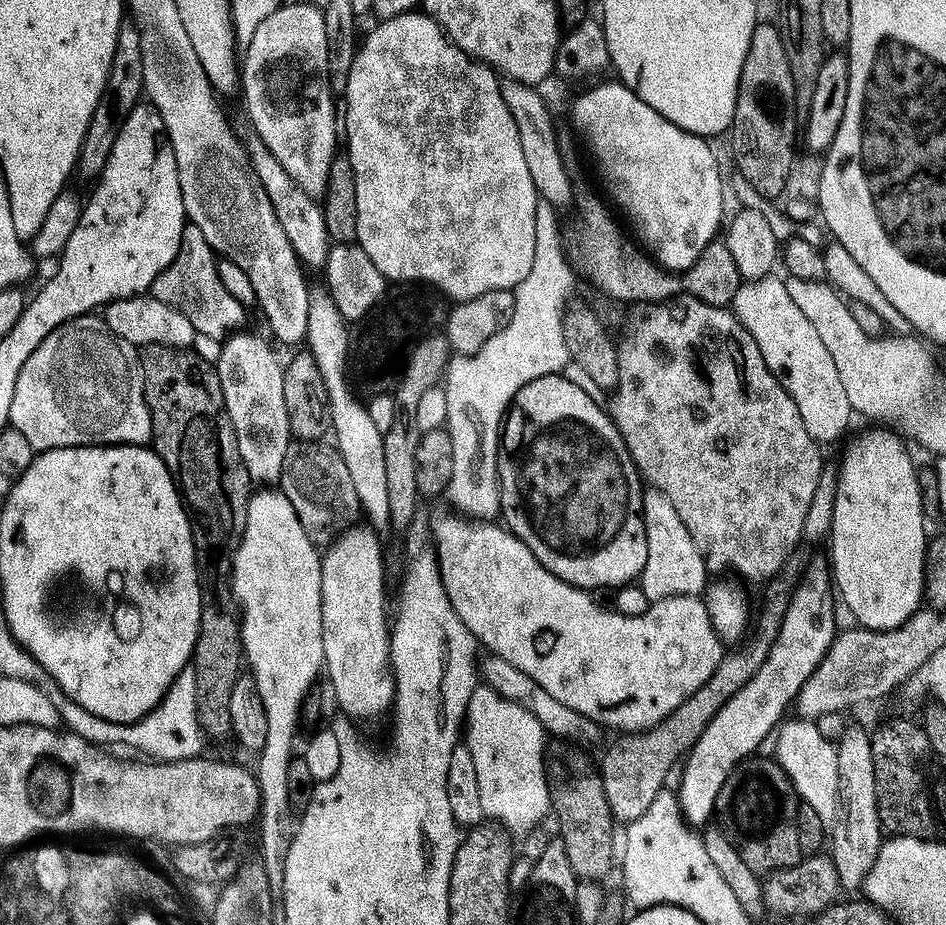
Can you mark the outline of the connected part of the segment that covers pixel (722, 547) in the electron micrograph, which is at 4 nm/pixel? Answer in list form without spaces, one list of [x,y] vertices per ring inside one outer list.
[[[687,294],[673,296],[671,300],[659,304],[641,304],[631,310],[632,333],[618,344],[620,379],[614,384],[616,401],[610,407],[611,418],[624,435],[626,446],[641,477],[649,485],[652,483],[672,503],[671,511],[685,524],[707,571],[724,574],[727,573],[724,572],[727,568],[733,568],[741,576],[741,581],[749,580],[752,584],[763,585],[779,574],[780,567],[788,556],[797,551],[796,543],[801,543],[806,510],[810,510],[810,502],[814,502],[814,490],[818,490],[820,471],[826,467],[826,460],[820,457],[821,445],[810,438],[806,422],[802,422],[798,406],[794,406],[794,398],[790,398],[787,390],[780,385],[779,378],[768,369],[762,358],[762,350],[758,350],[758,342],[754,342],[751,334],[744,329],[743,322],[735,312],[719,304],[707,304],[706,301]]]

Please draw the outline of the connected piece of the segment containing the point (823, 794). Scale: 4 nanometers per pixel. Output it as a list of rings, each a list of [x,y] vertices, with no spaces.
[[[792,718],[777,731],[774,758],[792,780],[797,797],[814,808],[826,830],[833,829],[840,812],[838,756],[835,743],[825,738],[815,721]]]

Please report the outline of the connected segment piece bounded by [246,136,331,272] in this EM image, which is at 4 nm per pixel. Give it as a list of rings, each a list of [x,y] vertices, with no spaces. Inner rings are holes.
[[[252,136],[246,142],[246,151],[252,168],[258,174],[263,188],[270,198],[271,205],[274,206],[274,212],[278,216],[278,222],[282,225],[282,230],[286,230],[286,236],[291,245],[294,246],[295,254],[301,260],[303,267],[309,271],[323,271],[326,267],[327,255],[331,248],[325,218],[321,203],[313,196],[306,194],[301,187],[298,187],[293,179],[282,169],[281,164],[265,145],[260,137]]]

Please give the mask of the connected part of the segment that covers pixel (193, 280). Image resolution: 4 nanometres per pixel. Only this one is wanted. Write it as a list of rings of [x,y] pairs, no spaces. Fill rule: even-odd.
[[[199,246],[192,252],[181,251],[174,263],[165,272],[158,274],[158,278],[152,283],[150,292],[156,299],[174,306],[186,318],[190,318],[197,333],[209,336],[218,341],[223,341],[229,334],[235,333],[241,327],[246,308],[234,299],[230,294],[218,287],[217,277],[203,272],[204,259],[210,256],[209,249]],[[240,324],[240,325],[239,325]]]

